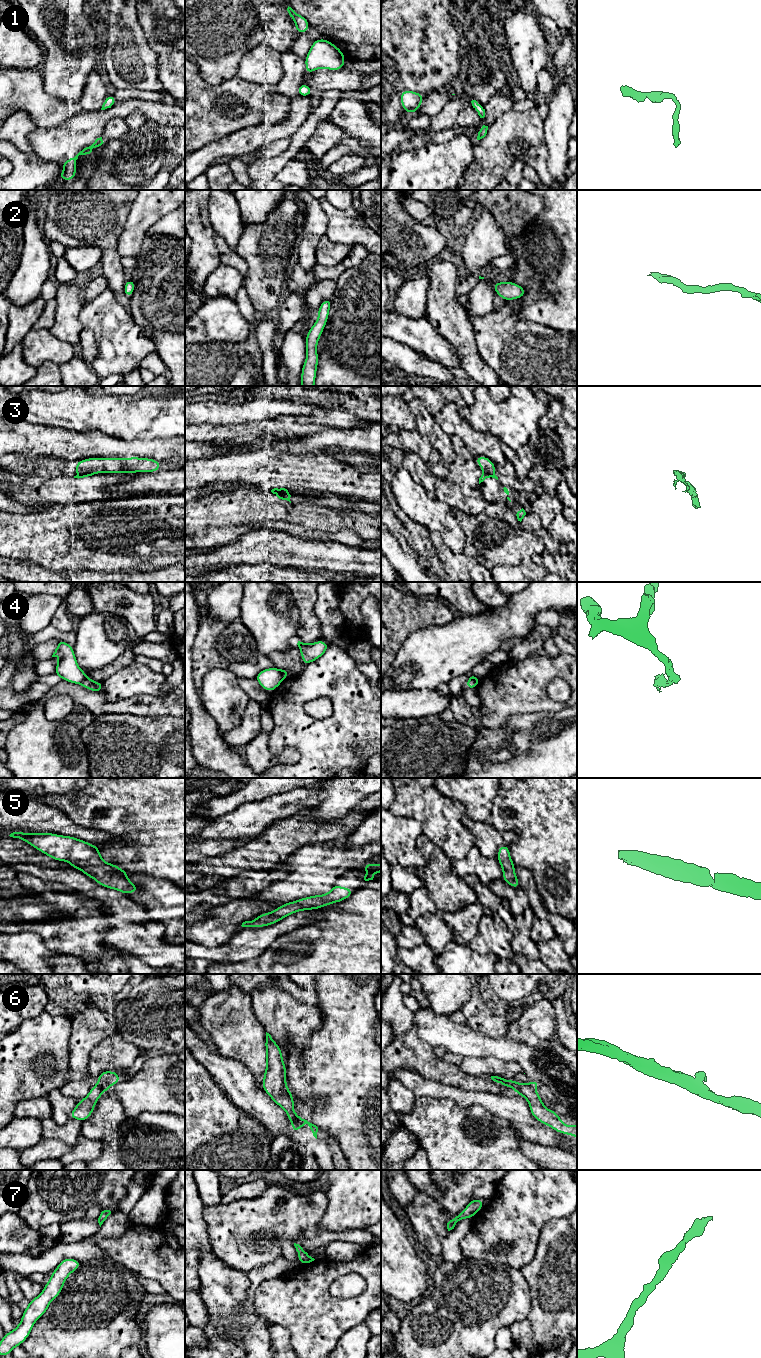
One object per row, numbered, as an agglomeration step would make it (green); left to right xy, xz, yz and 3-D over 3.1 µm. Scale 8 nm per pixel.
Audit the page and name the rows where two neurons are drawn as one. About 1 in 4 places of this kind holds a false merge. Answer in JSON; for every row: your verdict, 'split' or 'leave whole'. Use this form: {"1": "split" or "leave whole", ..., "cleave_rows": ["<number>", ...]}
{"1": "leave whole", "2": "leave whole", "3": "split", "4": "split", "5": "leave whole", "6": "split", "7": "leave whole", "cleave_rows": ["3", "4", "6"]}

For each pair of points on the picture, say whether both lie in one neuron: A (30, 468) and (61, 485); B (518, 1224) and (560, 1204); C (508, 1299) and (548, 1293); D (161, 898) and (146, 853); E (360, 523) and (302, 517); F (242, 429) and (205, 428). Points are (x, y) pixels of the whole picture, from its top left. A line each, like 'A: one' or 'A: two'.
A: two
B: one
C: two
D: two
E: one
F: one

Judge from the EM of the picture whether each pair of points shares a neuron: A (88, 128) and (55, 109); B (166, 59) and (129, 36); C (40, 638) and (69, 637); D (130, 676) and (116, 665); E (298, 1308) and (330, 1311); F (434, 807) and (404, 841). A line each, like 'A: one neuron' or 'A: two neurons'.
A: two neurons
B: two neurons
C: one neuron
D: two neurons
E: one neuron
F: two neurons

